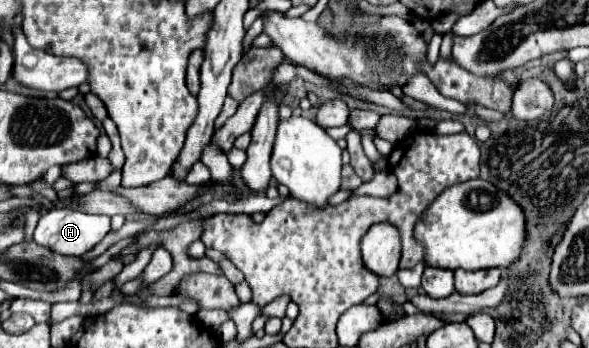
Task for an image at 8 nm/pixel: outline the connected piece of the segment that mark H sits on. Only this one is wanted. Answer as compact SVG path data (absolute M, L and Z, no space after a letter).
M53 210L39 218L39 224L33 232L33 240L39 246L49 248L57 254L83 256L93 246L97 246L109 232L111 232L109 216L91 216L91 214L83 214L83 212L75 212L75 210Z

